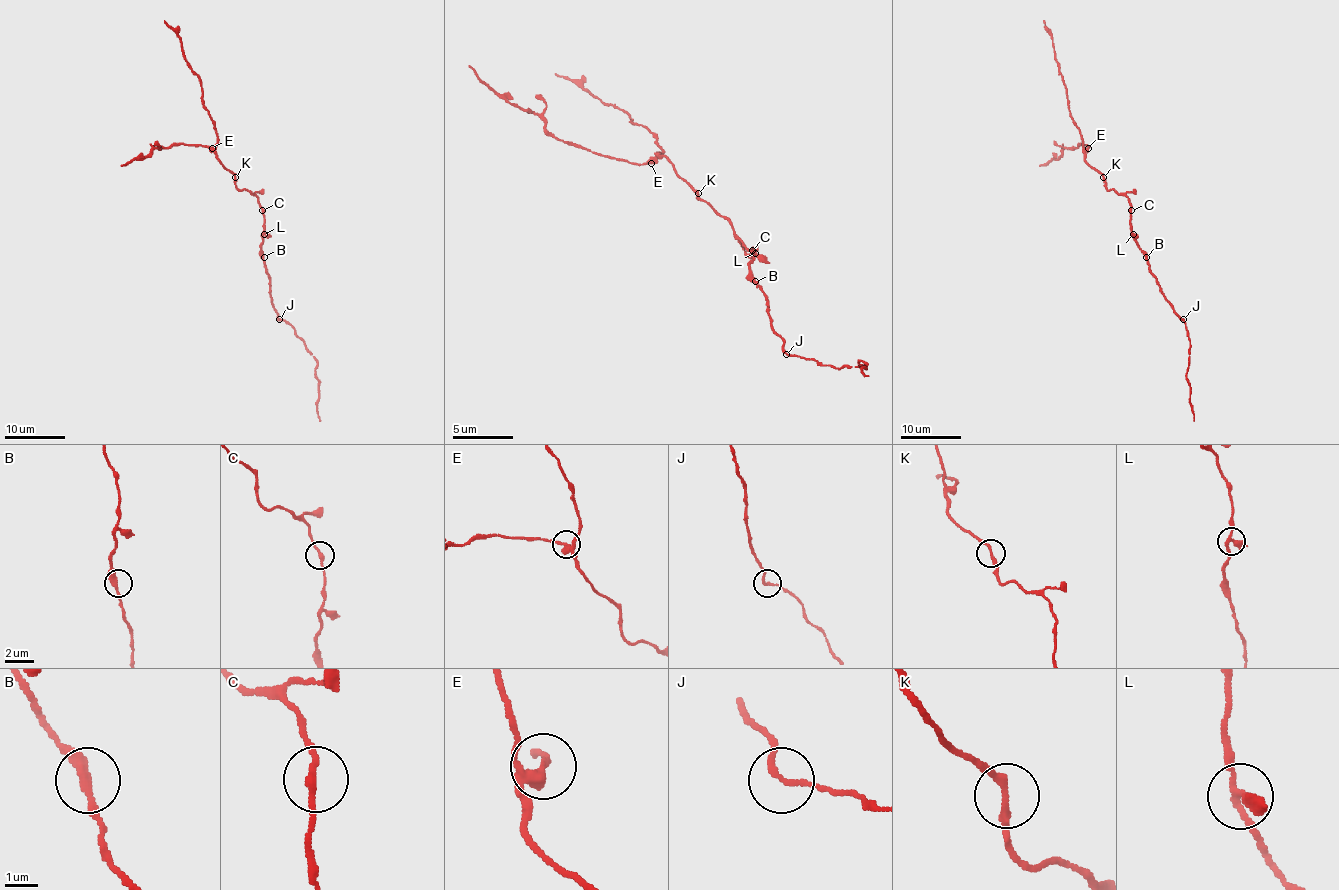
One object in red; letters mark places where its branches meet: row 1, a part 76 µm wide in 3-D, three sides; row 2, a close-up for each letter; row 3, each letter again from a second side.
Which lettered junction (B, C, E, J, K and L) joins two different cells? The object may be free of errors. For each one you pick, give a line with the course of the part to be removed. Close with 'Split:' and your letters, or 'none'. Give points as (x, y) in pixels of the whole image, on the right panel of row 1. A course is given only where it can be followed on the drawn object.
E: course (1087, 148), (1083, 143), (1063, 148), (1057, 158), (1039, 166)
Split: E

